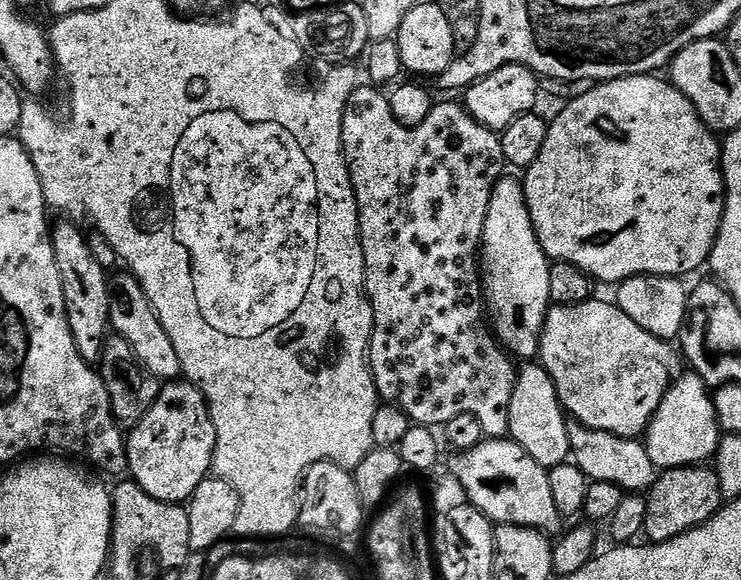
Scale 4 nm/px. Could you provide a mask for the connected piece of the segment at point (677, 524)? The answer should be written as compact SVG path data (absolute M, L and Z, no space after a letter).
M693 466L691 468L669 468L661 471L652 481L651 488L647 489L646 499L648 513L644 523L643 535L653 544L670 542L670 538L678 538L698 526L702 526L713 514L719 512L725 503L724 495L718 482L718 474L712 466Z

